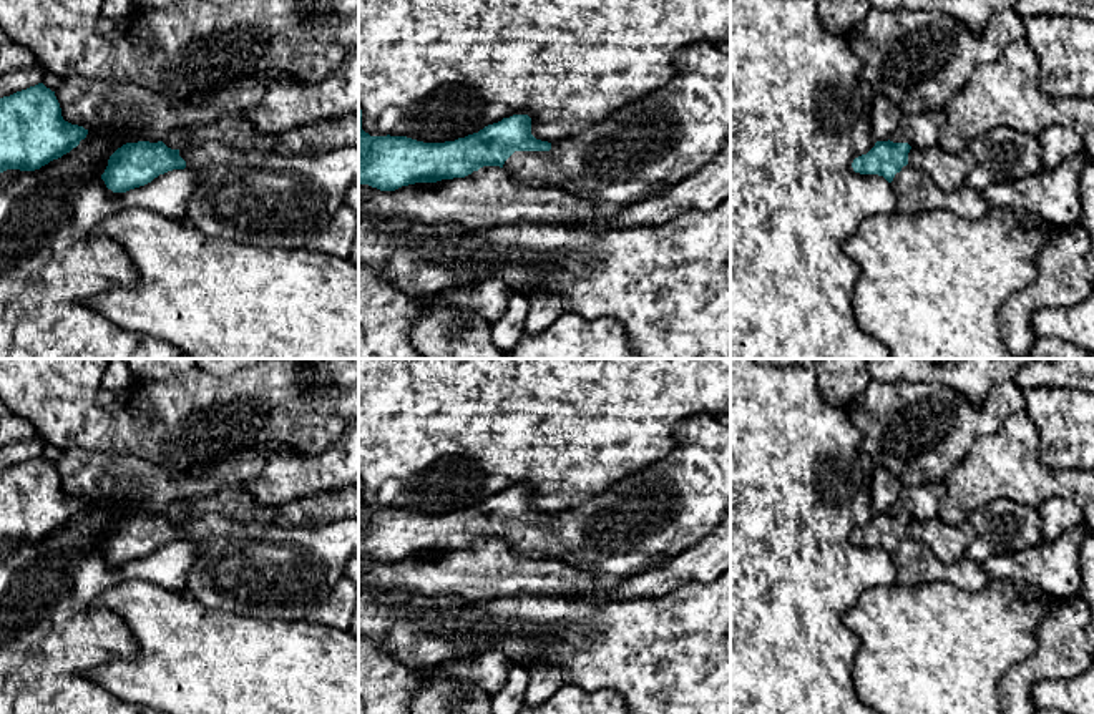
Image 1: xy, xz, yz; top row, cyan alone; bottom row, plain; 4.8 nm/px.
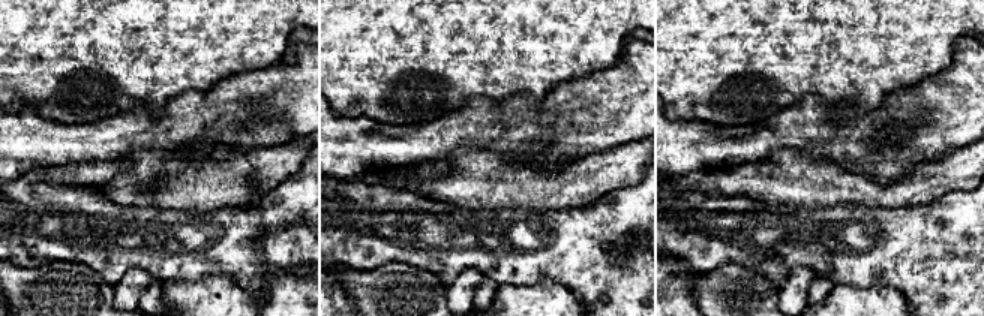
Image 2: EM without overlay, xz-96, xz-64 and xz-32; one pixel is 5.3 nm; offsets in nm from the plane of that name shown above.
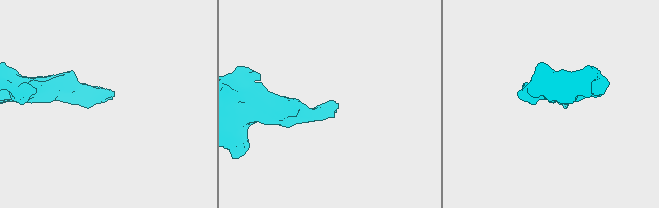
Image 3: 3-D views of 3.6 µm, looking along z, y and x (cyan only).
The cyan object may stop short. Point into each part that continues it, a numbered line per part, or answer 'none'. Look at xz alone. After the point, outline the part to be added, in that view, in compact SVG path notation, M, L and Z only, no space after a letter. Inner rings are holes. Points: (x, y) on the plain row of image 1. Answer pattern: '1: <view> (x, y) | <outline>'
1: xz (666, 507) | M699 415L682 423L671 453L586 498L551 513L549 523L515 523L503 536L513 550L556 558L589 573L599 589L586 598L609 601L606 589L656 566L707 536L730 511L730 427L719 417Z

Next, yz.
1: yz (915, 563) | M911 536L903 538L890 558L898 573L896 583L903 586L943 581L965 591L979 591L993 581L981 563L963 556L946 565L925 543Z

